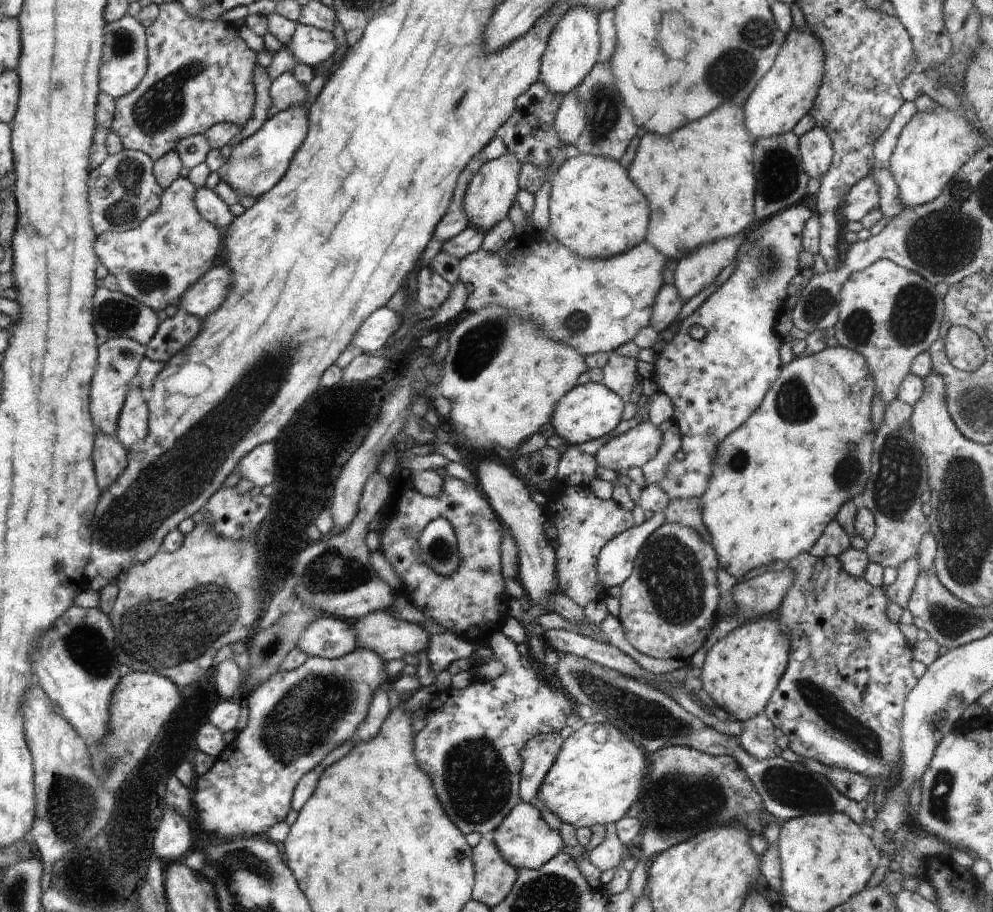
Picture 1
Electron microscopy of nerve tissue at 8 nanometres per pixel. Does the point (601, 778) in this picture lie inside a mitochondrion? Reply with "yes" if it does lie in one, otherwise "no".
no

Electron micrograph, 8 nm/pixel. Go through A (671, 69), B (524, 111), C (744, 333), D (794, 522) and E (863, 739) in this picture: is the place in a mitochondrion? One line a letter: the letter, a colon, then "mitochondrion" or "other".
A: other
B: other
C: other
D: other
E: mitochondrion

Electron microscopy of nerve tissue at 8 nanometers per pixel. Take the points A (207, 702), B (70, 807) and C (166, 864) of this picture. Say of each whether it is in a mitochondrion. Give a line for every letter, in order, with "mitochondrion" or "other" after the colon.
A: other
B: mitochondrion
C: other

